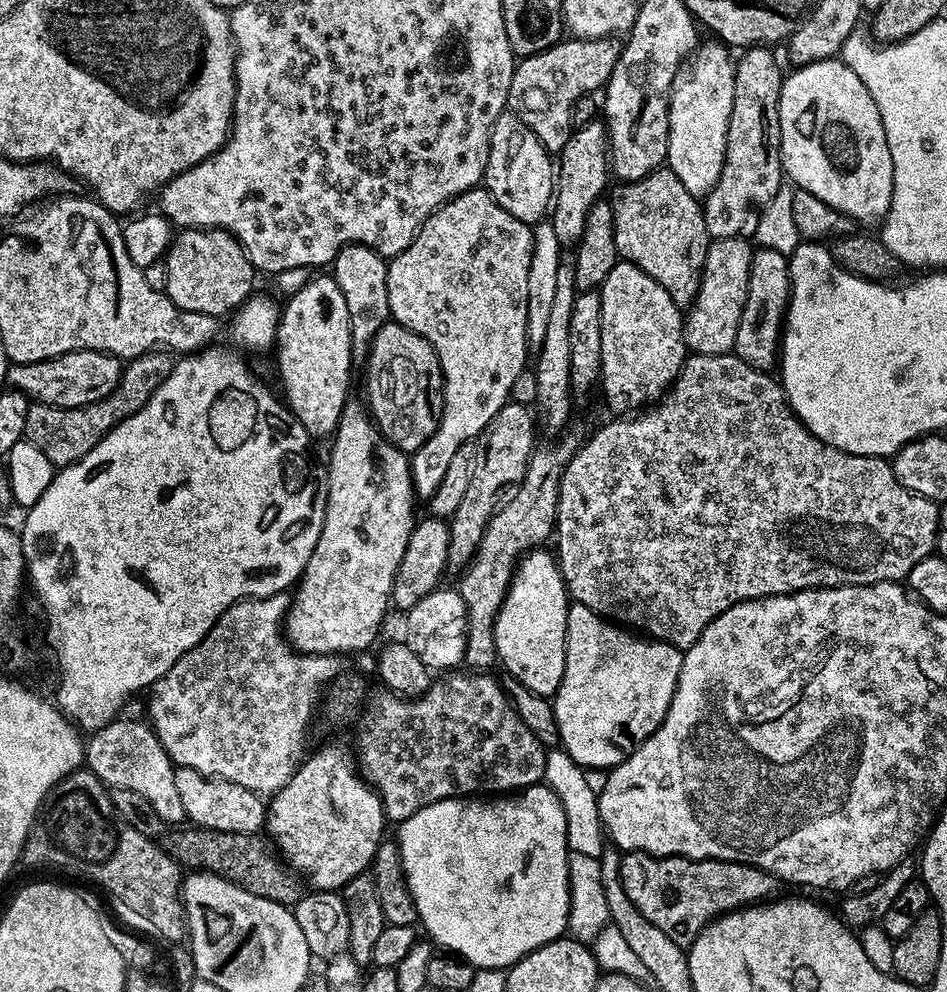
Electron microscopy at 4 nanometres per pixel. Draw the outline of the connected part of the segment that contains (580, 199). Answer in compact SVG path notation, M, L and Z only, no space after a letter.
M593 118L588 125L573 131L566 146L558 153L558 179L554 189L554 207L550 223L558 237L561 248L579 245L588 211L605 195L604 187L610 181L608 158L608 130L600 118Z

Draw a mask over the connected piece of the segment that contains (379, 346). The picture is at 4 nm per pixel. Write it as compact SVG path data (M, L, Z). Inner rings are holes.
M389 322L384 324L382 330L378 330L378 334L373 338L368 348L366 363L368 365L364 368L363 399L371 419L380 429L380 435L400 452L417 452L440 425L440 413L444 410L444 375L440 373L438 354L432 349L430 342L414 334L414 330Z

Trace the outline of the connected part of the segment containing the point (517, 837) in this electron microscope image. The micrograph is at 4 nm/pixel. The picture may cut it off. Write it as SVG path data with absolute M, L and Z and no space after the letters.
M533 784L507 798L439 800L399 825L401 866L419 923L441 949L468 960L477 969L507 970L538 946L561 939L568 928L571 890L568 886L566 814L552 789Z

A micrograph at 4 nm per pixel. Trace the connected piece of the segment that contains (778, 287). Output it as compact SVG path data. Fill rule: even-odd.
M757 247L752 254L752 265L748 273L748 297L738 322L735 355L752 368L772 370L777 367L782 343L782 325L788 310L788 298L792 295L792 283L788 277L789 257L777 250Z

